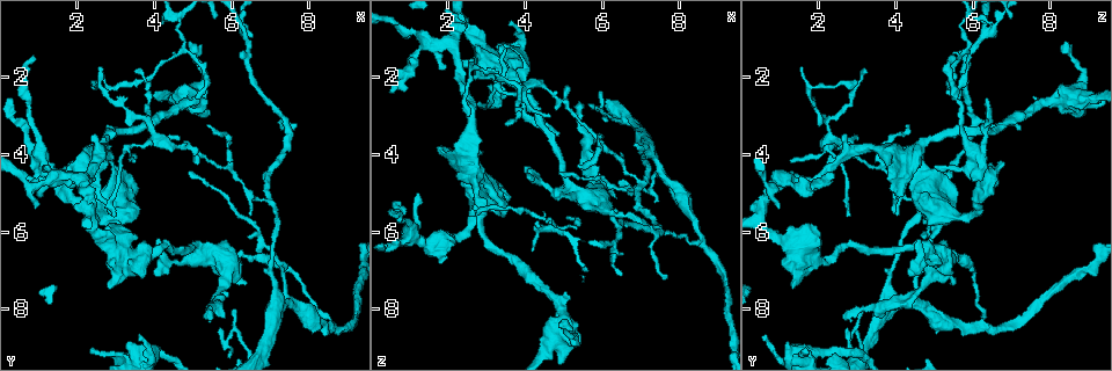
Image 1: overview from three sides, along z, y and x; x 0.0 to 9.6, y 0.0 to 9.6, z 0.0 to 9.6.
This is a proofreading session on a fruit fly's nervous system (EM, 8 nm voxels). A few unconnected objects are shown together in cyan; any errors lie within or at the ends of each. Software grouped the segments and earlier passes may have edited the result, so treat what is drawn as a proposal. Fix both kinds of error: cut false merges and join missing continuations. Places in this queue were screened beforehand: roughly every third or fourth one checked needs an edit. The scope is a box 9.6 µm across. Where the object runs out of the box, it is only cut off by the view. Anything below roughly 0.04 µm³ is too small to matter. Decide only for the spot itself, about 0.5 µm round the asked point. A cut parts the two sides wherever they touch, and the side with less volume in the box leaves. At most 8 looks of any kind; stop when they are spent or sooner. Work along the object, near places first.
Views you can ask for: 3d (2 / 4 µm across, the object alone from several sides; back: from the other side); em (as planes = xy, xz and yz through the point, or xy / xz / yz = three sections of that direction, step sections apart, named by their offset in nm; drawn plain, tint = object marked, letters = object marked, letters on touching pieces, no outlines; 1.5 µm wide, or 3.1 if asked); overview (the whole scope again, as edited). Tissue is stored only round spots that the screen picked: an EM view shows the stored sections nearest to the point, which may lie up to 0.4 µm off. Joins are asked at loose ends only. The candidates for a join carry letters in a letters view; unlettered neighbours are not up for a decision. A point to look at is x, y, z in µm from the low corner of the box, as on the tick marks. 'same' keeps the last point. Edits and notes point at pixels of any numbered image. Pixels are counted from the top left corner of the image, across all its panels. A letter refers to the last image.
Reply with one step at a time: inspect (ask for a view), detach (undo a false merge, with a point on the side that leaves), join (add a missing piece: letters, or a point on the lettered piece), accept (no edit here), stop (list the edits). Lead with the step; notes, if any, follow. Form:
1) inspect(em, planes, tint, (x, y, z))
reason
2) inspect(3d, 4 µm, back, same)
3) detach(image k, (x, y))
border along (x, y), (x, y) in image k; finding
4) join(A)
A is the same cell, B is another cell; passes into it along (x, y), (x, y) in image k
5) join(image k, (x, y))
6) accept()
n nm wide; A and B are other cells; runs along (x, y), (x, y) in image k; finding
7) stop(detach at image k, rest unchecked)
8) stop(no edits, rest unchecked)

inspect(em, xy, step 8, letters, (2.60, 1.70, 1.50))
free end

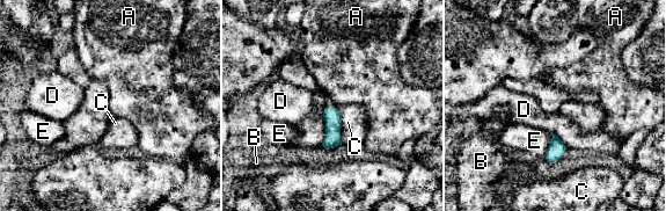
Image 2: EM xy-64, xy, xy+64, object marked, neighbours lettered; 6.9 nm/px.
inspect(em, planes, letters, same)
cut it another way

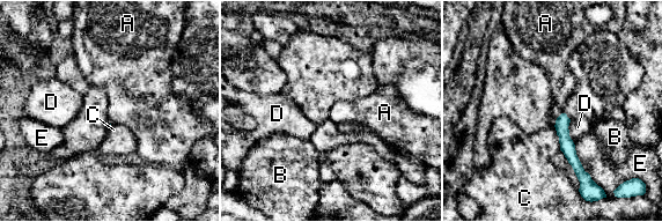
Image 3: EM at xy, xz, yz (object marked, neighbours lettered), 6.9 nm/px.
accept()
A, B, C, D and E are other cells; border along (563, 112), (554, 120) in image 3; no lettered piece goes on from it

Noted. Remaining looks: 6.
inspect(3d, 2 µm, (1.20, 4.25, 5.00))

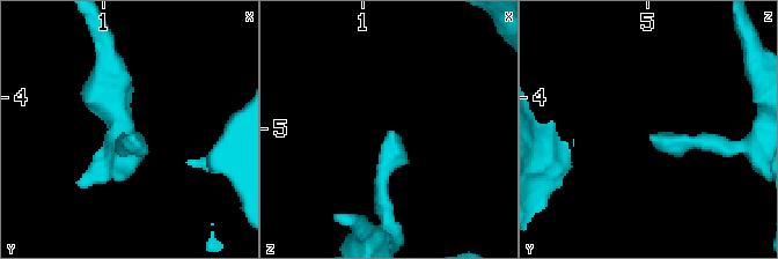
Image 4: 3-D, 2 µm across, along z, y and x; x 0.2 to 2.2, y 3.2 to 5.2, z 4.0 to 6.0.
inspect(em, planes, letters, (1.24, 4.28, 5.02))
shape alone is not enough

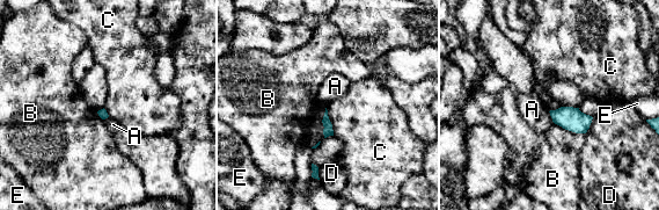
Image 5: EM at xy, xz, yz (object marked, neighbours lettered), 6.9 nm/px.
accept()
B touches over 240 nm; A, B, C, D and E are other cells; border along (326, 108), (334, 135) in image 5; none of them fits

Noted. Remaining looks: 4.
inspect(3d, 2 µm, (0.95, 5.35, 0.95))
thin end

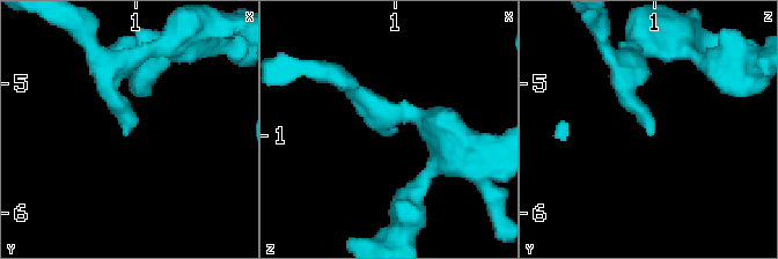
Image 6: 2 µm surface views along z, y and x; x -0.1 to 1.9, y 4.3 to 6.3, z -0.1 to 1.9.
inspect(em, planes, letters, (0.88, 5.34, 0.96))

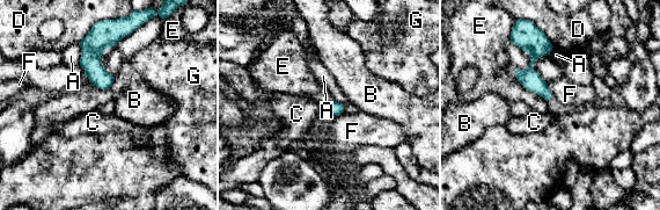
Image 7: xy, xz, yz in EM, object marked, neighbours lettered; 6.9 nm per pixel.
accept()
90 nm wide; A, B, C, D, E, F and G are other cells; runs along (538, 40), (532, 79), (547, 95) in image 7; no lettered piece goes on from it

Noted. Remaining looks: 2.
stop(no edits, rest unchecked)

